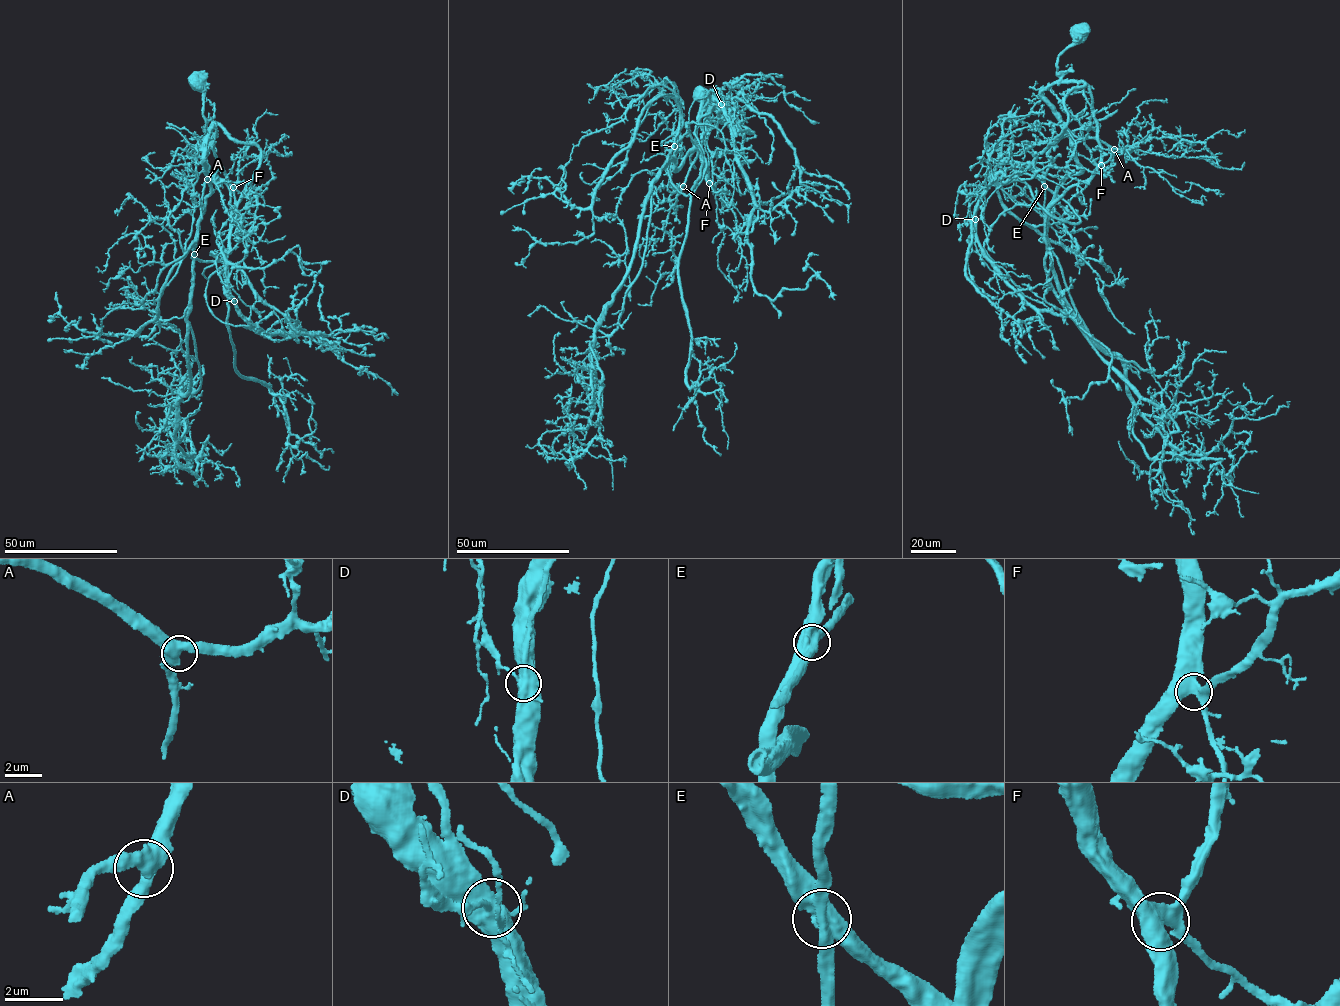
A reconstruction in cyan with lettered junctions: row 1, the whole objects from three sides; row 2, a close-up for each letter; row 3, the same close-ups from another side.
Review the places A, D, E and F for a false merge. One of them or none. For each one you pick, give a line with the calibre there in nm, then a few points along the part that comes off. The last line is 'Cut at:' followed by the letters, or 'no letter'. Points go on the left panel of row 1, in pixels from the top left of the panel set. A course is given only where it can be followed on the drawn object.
E: Thickness 550 nm. Course of the part to remove: (194, 254), (212, 135)
Cut at: E

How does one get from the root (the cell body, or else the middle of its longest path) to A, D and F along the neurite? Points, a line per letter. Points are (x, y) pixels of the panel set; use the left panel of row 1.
A: (196, 83), (194, 87), (203, 93), (206, 120), (203, 163), (208, 179), (214, 176), (210, 174), (207, 179)
D: (196, 83), (205, 133), (217, 123), (260, 153), (223, 254), (224, 285), (234, 301)
F: (196, 83), (194, 87), (203, 93), (204, 130), (208, 134), (214, 123), (213, 154), (233, 187)

